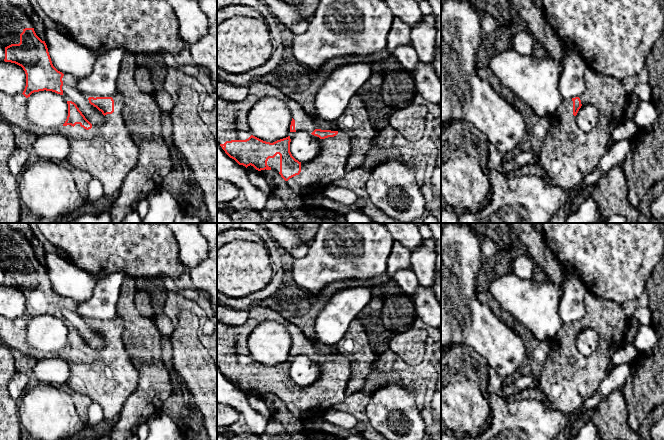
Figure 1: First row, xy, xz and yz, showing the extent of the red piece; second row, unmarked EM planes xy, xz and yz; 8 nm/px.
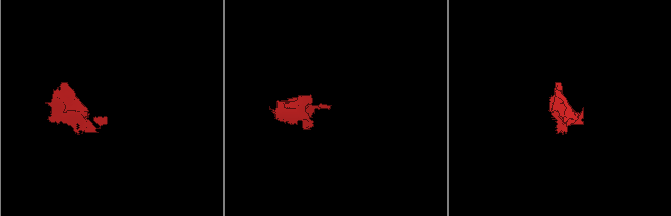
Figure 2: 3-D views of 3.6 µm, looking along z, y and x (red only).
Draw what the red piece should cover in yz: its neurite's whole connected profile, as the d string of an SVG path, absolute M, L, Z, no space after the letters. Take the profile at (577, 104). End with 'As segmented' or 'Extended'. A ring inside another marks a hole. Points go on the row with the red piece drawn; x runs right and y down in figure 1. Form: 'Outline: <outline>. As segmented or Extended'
Outline: M590 68L584 72L585 90L580 97L572 99L563 99L556 112L550 117L549 129L542 141L539 150L538 163L546 171L548 177L545 179L550 186L561 187L563 190L569 192L569 198L565 205L560 207L552 216L549 223L566 223L570 213L571 205L576 192L582 184L586 175L591 173L600 162L602 156L608 149L608 141L612 131L625 121L625 106L628 101L628 94L626 88L621 80L616 78L599 74ZM582 105L594 105L599 112L599 120L597 125L590 131L582 131L576 123L576 115Z. Extended

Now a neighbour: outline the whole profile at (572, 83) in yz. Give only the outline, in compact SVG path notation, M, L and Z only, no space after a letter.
M569 50L565 59L558 88L563 99L580 97L585 90L584 72L588 68L583 57L574 50Z

